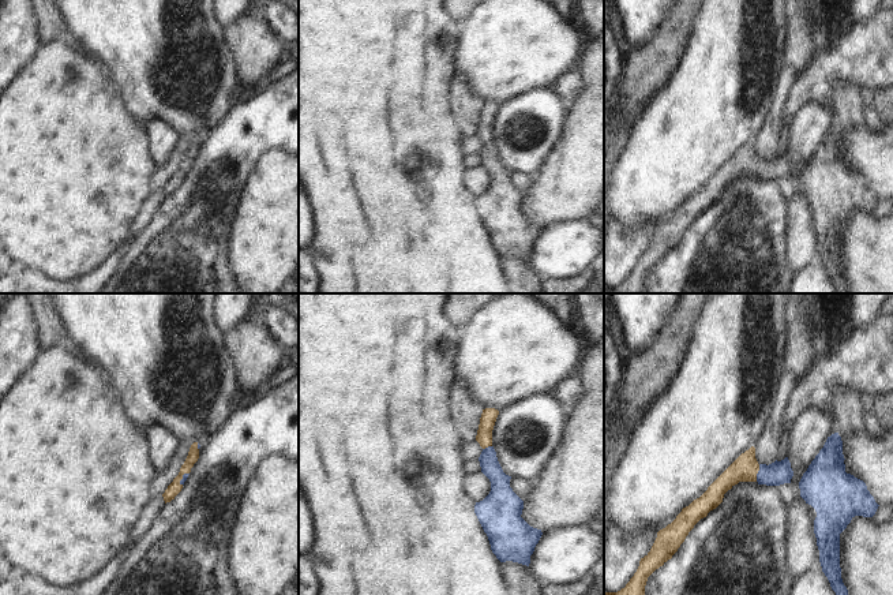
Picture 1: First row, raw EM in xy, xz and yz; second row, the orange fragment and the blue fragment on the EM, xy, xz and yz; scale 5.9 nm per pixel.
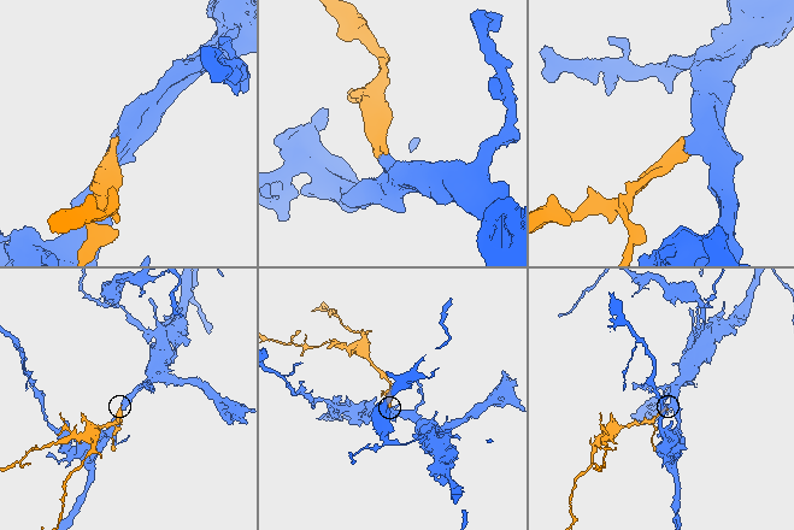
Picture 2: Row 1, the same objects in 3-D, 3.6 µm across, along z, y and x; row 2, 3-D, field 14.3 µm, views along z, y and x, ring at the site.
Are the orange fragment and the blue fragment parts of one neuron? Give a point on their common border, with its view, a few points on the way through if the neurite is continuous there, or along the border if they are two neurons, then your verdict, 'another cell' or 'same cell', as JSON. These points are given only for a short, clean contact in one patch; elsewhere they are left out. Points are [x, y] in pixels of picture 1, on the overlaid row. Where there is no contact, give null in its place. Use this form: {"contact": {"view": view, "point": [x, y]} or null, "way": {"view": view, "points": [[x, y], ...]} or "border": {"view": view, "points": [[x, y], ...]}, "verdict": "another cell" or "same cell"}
{"contact": {"view": "yz", "point": [757, 472]}, "way": {"view": "yz", "points": [[745, 468], [757, 472], [779, 472]]}, "verdict": "same cell"}

